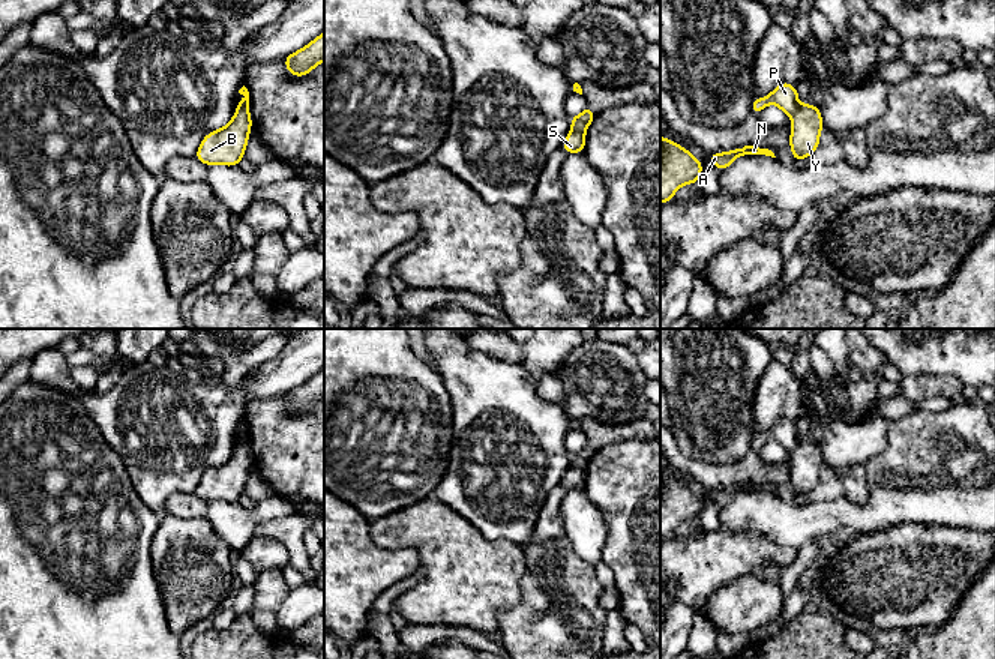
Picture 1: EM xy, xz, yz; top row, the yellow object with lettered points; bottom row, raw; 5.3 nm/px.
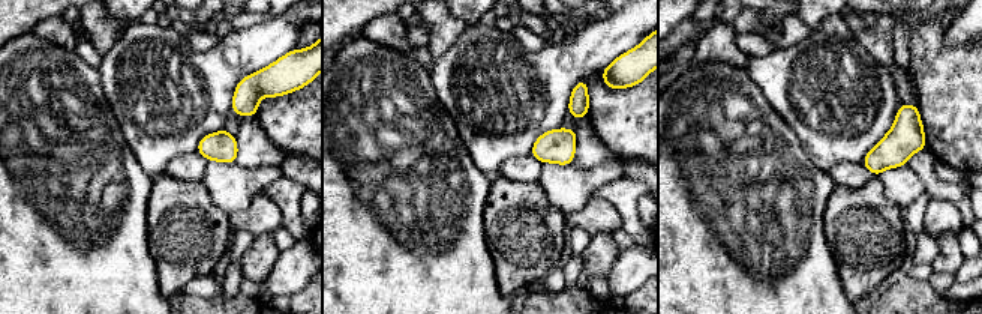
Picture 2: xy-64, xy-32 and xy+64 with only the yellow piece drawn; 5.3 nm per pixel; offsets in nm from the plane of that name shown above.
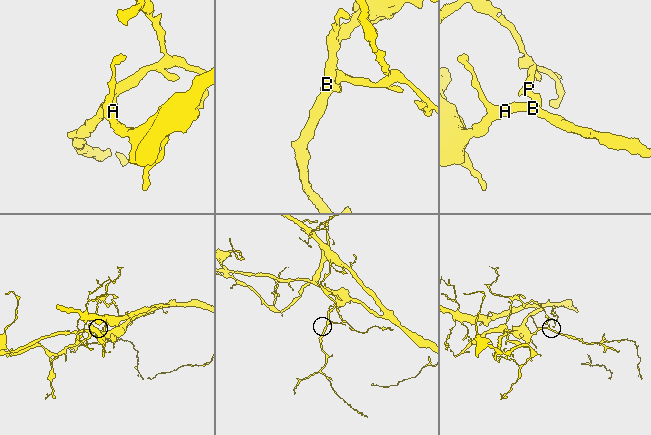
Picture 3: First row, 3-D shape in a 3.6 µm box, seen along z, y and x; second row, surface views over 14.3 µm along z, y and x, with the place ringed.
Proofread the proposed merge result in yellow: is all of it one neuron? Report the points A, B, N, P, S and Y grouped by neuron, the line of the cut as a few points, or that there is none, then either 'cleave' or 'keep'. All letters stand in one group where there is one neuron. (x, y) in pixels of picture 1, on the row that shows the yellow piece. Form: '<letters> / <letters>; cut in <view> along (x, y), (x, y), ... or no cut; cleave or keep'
A B N S Y / P; cut in yz along (799, 105), (793, 117); cleave

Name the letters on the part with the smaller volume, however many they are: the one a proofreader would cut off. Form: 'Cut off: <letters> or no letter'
Cut off: P

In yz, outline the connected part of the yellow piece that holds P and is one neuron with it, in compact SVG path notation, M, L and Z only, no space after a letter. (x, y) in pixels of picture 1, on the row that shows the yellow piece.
M782 81L770 95L752 101L750 113L759 114L768 104L776 104L788 117L794 119L798 111L798 89Z

